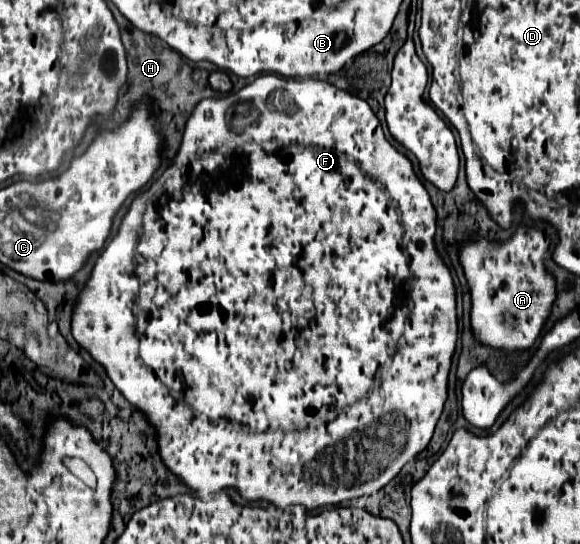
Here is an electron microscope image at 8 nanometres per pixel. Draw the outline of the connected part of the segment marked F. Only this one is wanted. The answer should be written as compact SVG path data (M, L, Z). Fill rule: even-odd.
M262 74L238 92L230 92L230 94L216 96L216 98L206 98L194 108L192 116L188 118L188 122L184 126L182 136L184 138L182 138L180 150L174 156L172 164L162 172L162 176L156 182L152 182L152 186L146 192L136 194L136 198L132 200L132 204L126 212L126 216L122 218L118 234L112 238L112 242L96 258L92 274L86 280L84 288L80 290L80 294L76 298L76 304L74 304L74 310L72 310L72 336L74 336L74 340L82 348L86 348L96 362L100 362L104 366L108 378L120 390L120 394L132 406L136 406L140 412L144 412L146 420L156 430L156 444L158 444L160 460L164 462L166 468L170 468L170 472L176 478L180 478L180 482L184 482L190 490L194 490L200 496L208 496L208 494L216 494L216 492L226 490L226 488L234 488L248 502L266 500L276 510L286 512L286 510L290 510L290 506L302 506L306 510L316 510L320 506L330 506L330 504L340 506L346 500L360 498L360 496L370 496L370 494L382 490L386 484L390 484L398 476L398 472L402 470L402 466L406 462L414 460L428 446L428 442L434 434L436 422L442 414L444 402L448 398L448 374L450 374L452 356L454 356L456 340L458 340L456 288L454 288L450 270L444 264L444 260L438 254L436 244L434 244L436 210L432 206L432 200L430 200L422 180L414 172L412 162L386 140L382 124L380 124L380 120L376 118L376 114L372 112L372 108L368 106L366 100L362 100L362 98L358 98L358 96L346 92L346 90L340 90L340 88L332 86L325 80L315 78L298 80L298 78L282 78L282 76L276 76L276 74ZM138 358L142 360L142 364L148 364L150 370L142 370L142 364L138 364ZM362 398L364 398L364 406L352 406L356 400L362 400Z

